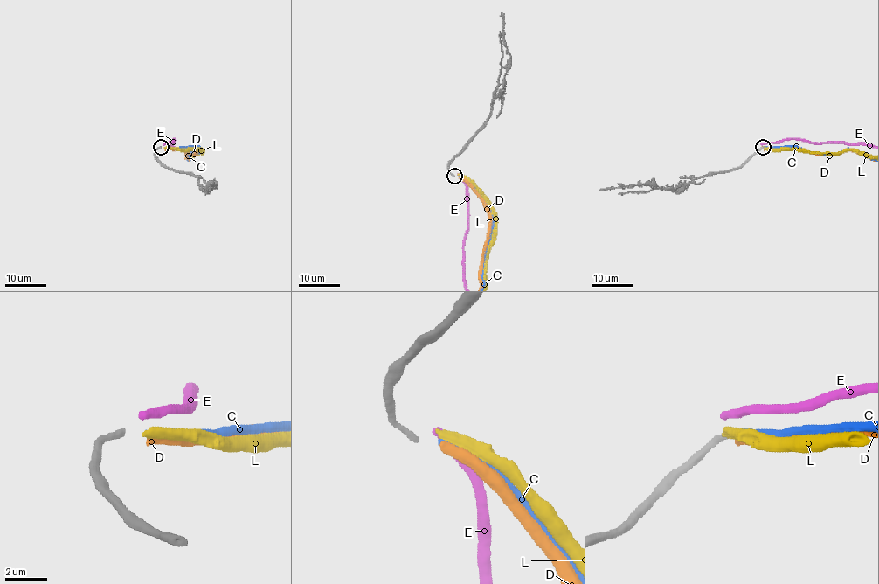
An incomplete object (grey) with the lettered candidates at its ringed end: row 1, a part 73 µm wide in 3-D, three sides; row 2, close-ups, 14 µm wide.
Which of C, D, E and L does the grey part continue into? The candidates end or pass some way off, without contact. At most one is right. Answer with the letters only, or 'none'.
C

